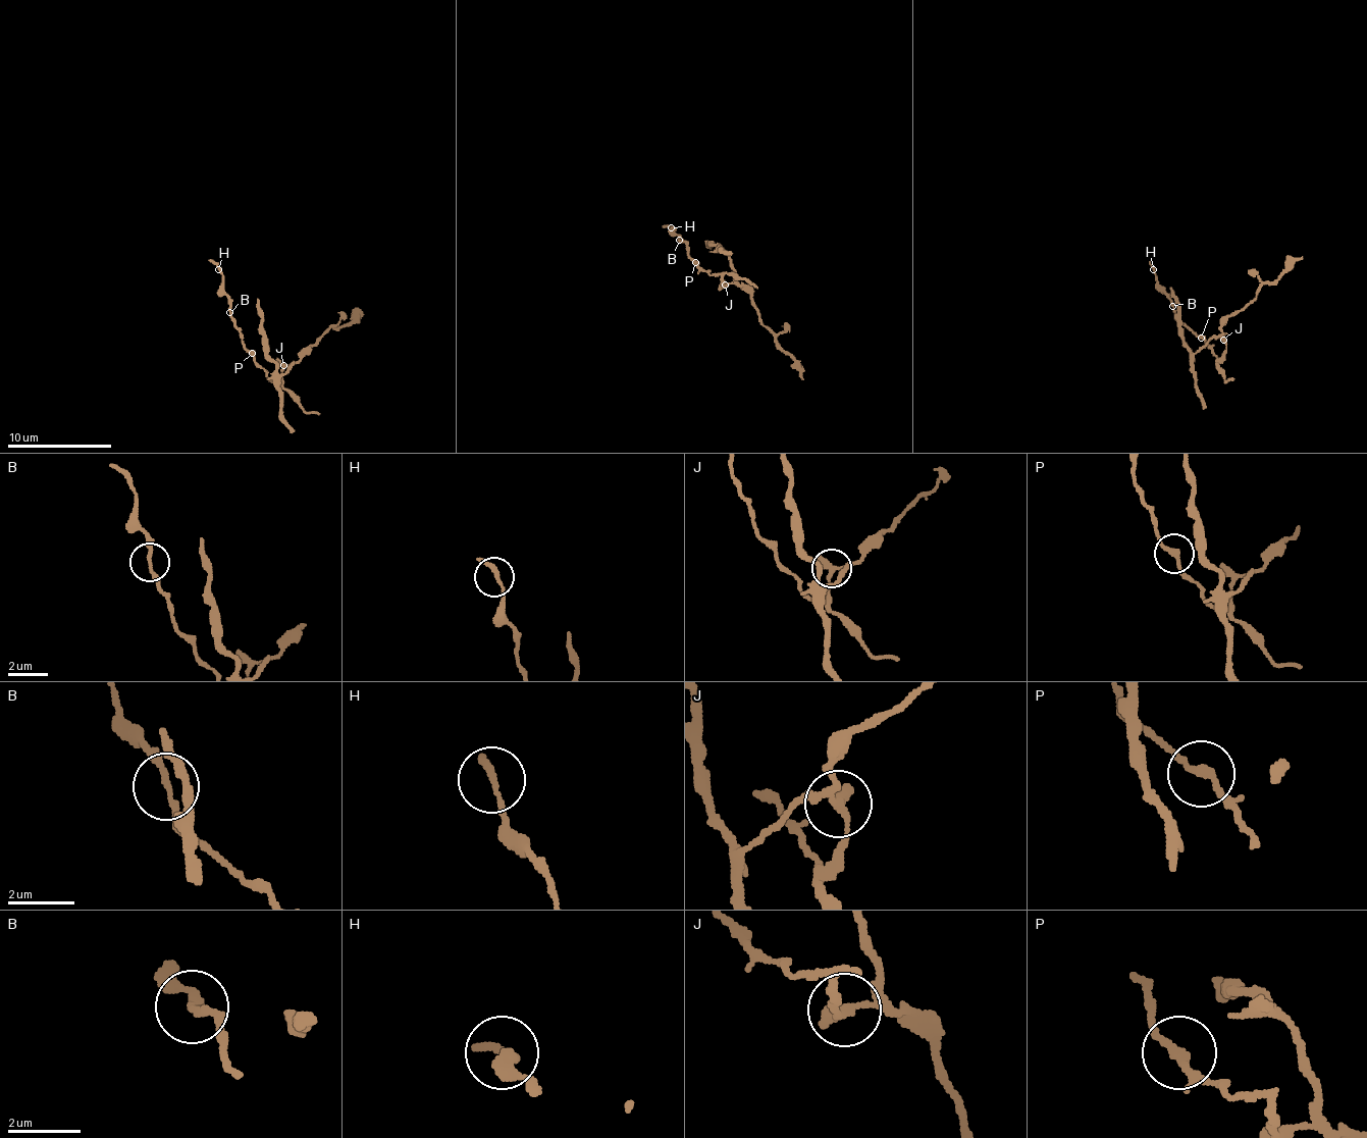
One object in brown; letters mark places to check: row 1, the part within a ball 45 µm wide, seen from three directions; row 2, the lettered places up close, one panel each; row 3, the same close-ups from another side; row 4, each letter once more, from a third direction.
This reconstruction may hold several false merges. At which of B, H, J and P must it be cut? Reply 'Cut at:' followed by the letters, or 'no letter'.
Cut at: J

